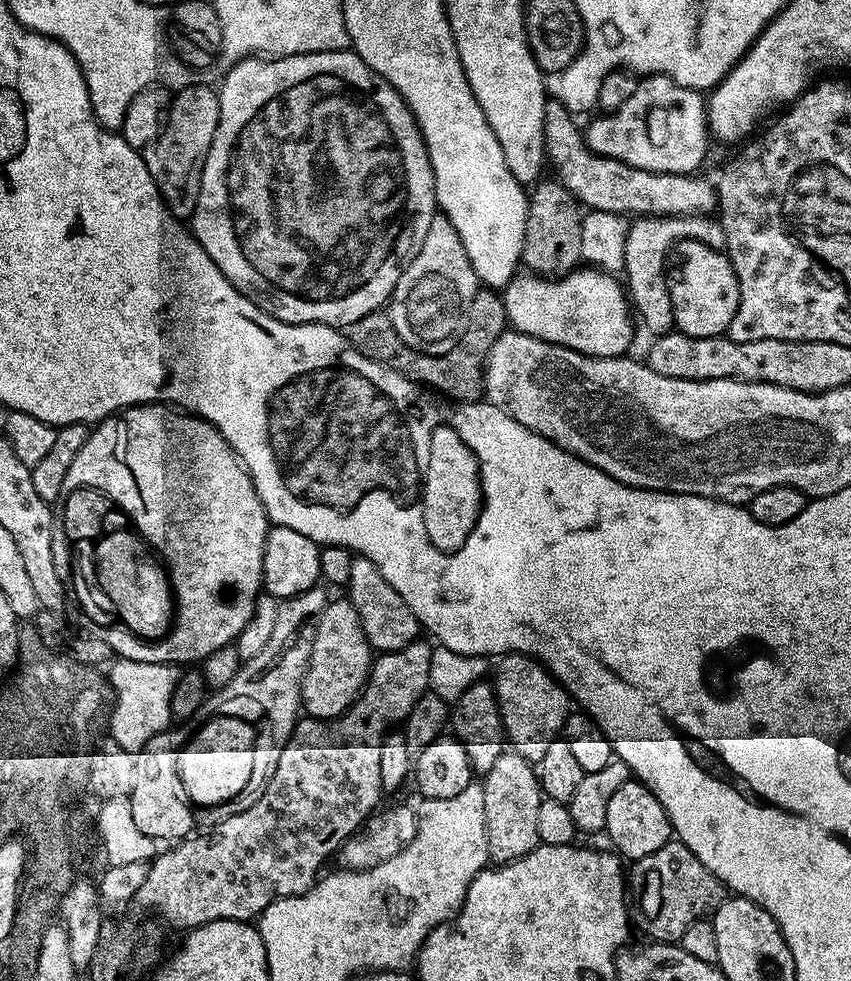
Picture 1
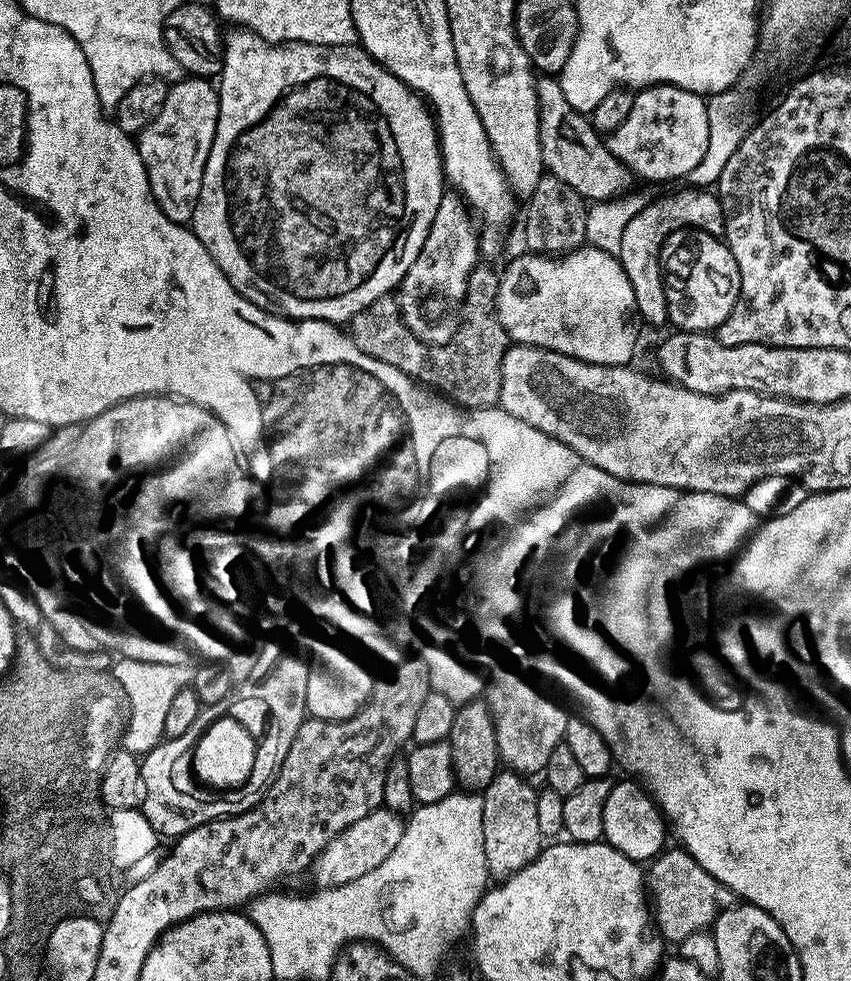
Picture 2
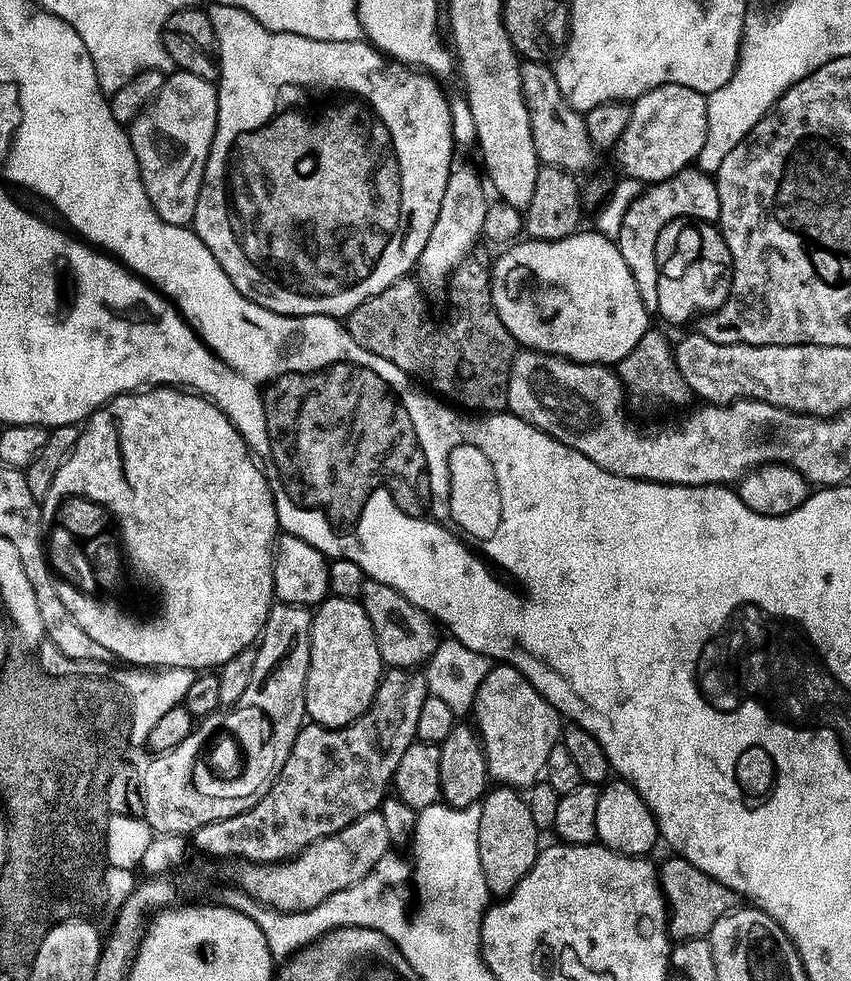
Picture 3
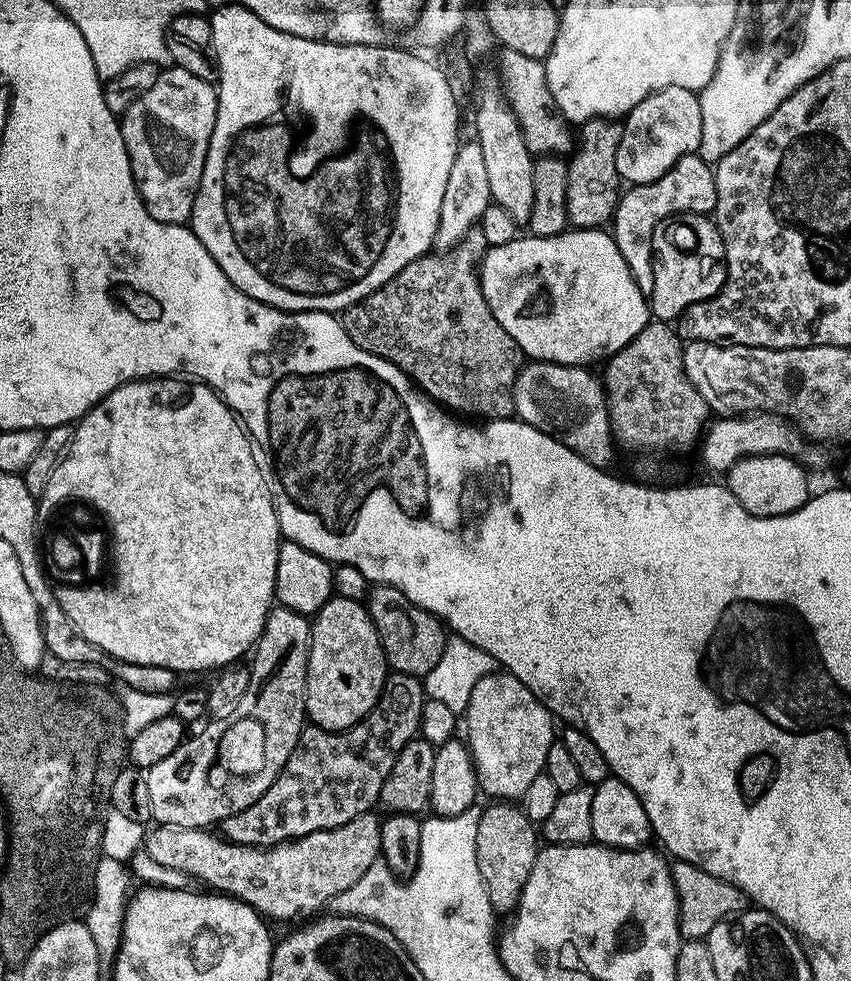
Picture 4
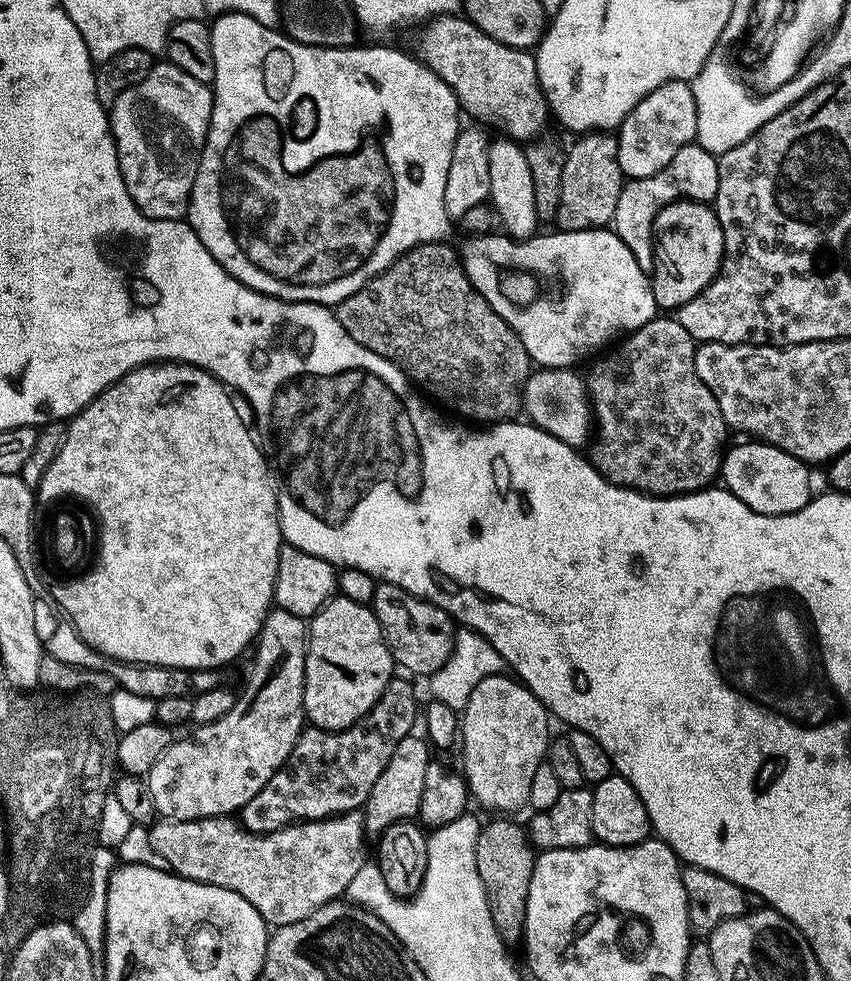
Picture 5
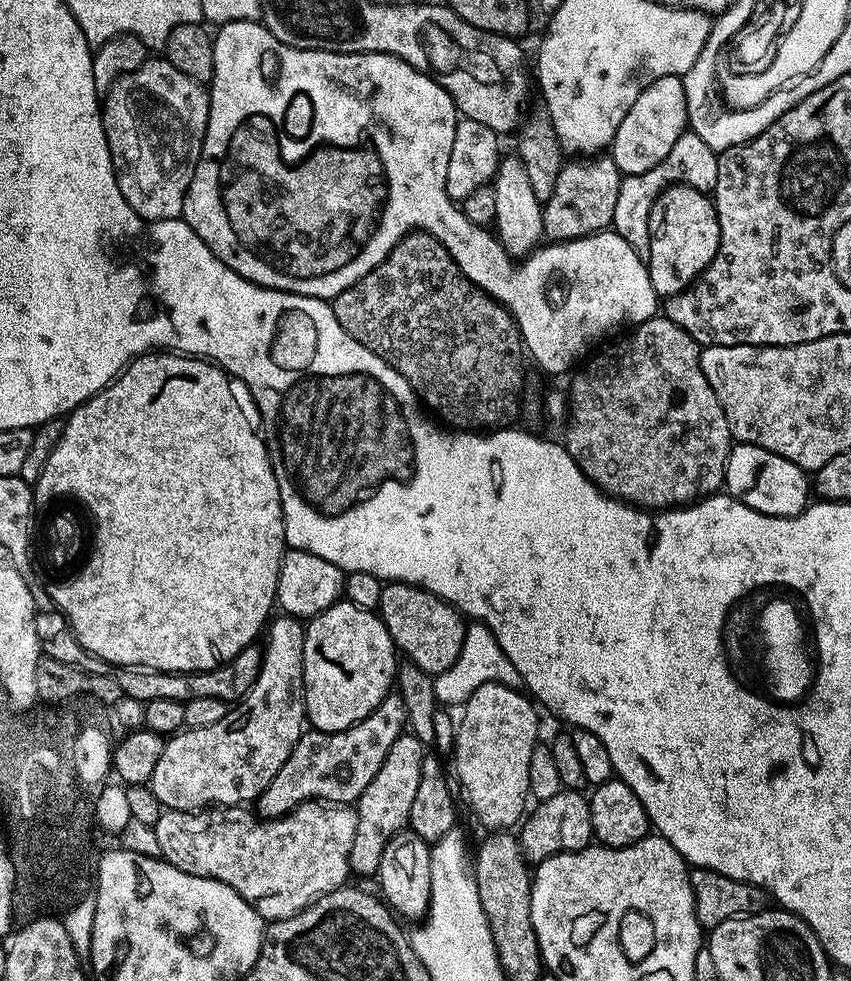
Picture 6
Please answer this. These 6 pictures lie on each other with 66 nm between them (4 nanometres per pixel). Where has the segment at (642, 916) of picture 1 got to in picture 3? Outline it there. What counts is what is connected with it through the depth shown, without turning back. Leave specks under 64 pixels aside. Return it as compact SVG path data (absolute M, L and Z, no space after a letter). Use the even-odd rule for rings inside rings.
M675 854L659 865L660 889L668 906L668 934L673 941L704 938L712 931L714 922L741 907L742 898L730 886L718 882L710 874L698 870L689 860Z

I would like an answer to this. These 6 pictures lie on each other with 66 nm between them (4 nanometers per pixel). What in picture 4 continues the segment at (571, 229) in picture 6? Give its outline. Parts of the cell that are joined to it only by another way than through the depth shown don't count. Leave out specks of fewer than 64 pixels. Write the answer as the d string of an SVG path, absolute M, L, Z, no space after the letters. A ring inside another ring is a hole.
M616 118L587 120L586 123L579 125L578 136L584 141L581 144L579 141L578 151L571 157L566 186L568 223L573 229L600 228L611 221L616 203L622 195L622 181L616 169L616 148L623 133L623 123Z

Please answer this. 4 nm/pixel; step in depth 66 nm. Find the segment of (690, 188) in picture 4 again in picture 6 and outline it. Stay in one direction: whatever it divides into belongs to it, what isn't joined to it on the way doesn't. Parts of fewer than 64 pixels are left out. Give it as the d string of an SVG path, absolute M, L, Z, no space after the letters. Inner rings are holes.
M685 130L678 142L674 142L674 150L670 150L670 154L666 154L662 162L637 176L624 176L621 179L618 202L614 202L614 214L610 221L611 227L635 252L647 253L650 239L648 216L652 212L652 205L660 199L661 192L670 184L683 182L694 186L699 192L711 193L718 178L716 157L717 153L712 152L700 136L691 130Z

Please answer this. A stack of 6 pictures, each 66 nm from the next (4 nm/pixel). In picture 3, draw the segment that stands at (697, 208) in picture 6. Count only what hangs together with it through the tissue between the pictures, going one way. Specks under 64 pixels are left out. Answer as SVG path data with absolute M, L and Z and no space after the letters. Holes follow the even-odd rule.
M672 220L658 234L656 243L656 281L658 306L656 312L672 324L688 324L709 312L717 312L726 302L732 285L732 259L730 250L715 223L707 220Z

